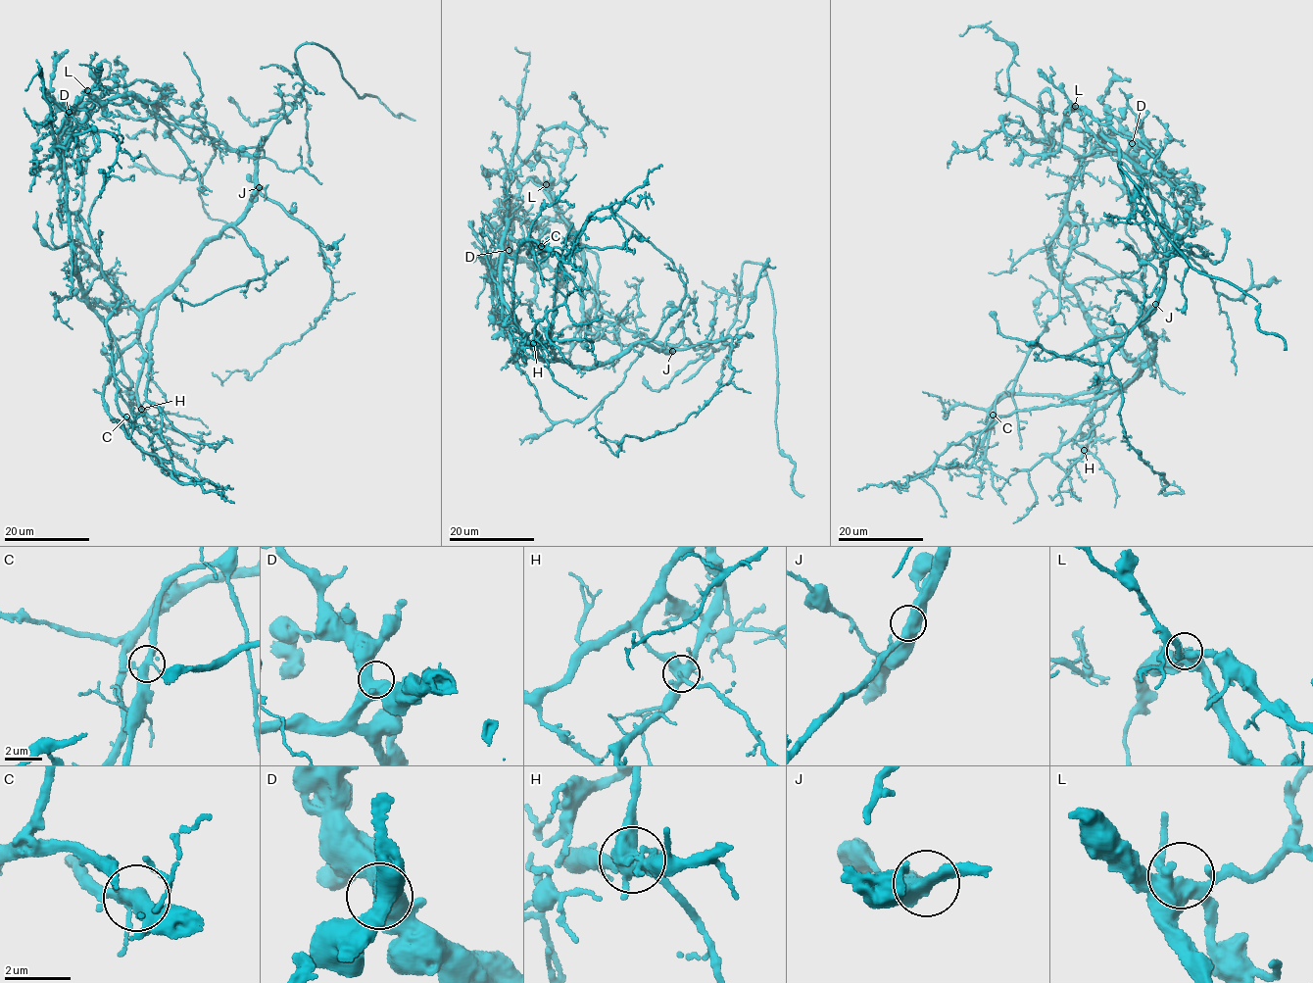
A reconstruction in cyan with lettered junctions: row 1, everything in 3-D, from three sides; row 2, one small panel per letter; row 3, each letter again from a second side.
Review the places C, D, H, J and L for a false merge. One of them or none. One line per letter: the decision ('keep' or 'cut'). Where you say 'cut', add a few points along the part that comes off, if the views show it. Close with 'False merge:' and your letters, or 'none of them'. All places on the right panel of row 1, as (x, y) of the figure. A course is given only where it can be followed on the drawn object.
C: keep
D: keep
H: cut | (1085, 450), (1080, 424), (1153, 355), (1139, 324), (1181, 242), (1119, 164), (1285, 350)
J: keep
L: keep
False merge: H

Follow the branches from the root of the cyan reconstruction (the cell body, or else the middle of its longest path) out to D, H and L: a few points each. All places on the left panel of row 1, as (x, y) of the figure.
D: (256, 189), (252, 157), (181, 124), (155, 102), (135, 95), (100, 101), (69, 137), (69, 112)
H: (256, 189), (248, 209), (201, 249), (194, 263), (144, 315), (138, 343), (142, 363), (136, 396), (141, 409)
L: (256, 189), (255, 161), (250, 156), (240, 155), (181, 124), (155, 102), (136, 96), (115, 104), (87, 90)

